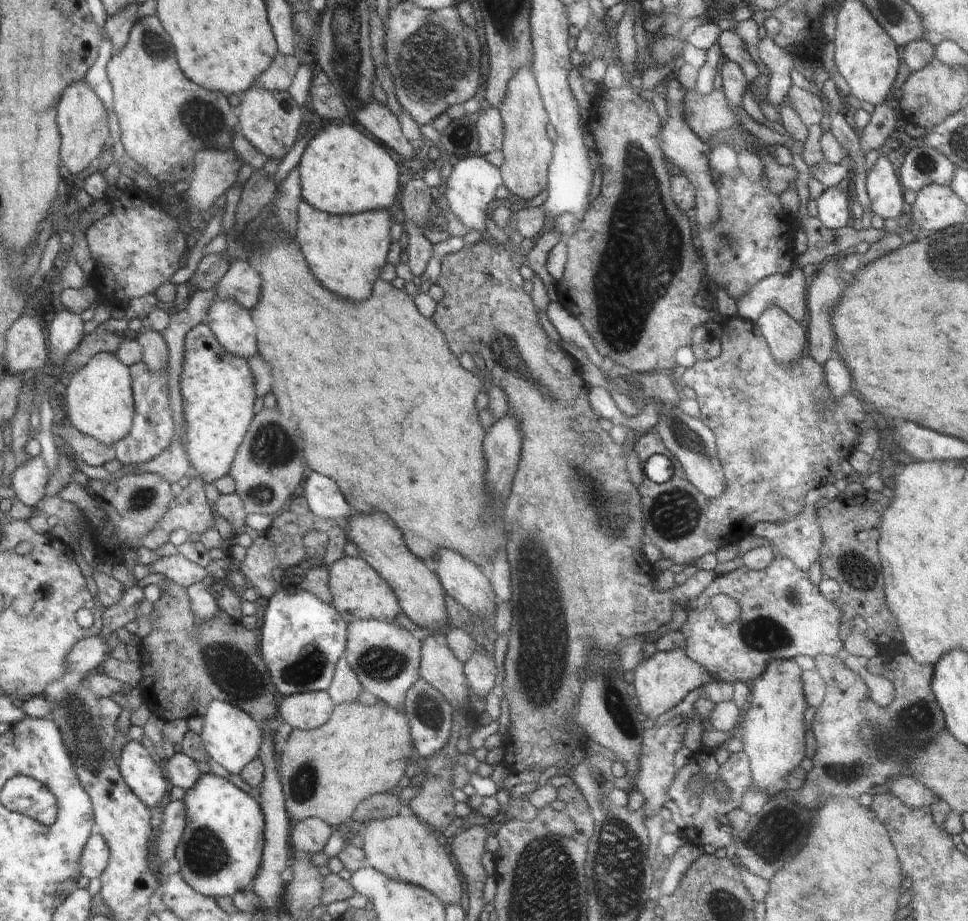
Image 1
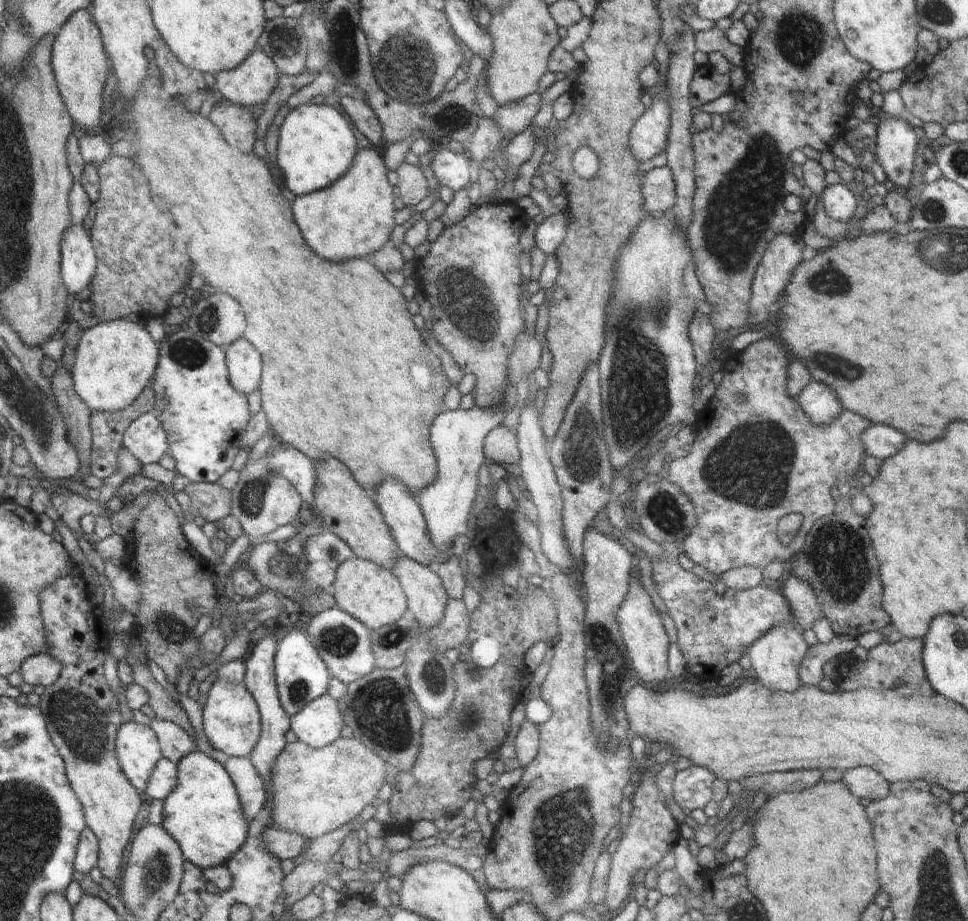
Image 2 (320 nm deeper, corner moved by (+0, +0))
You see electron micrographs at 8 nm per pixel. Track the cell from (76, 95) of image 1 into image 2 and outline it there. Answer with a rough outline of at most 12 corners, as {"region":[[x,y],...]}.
{"region":[[88,9],[53,40],[53,73],[79,132],[102,114],[111,60]]}

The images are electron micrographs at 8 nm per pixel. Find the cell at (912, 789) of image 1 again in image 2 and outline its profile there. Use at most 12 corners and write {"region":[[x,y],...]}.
{"region":[[872,768],[844,771],[860,798],[888,800],[890,783]]}

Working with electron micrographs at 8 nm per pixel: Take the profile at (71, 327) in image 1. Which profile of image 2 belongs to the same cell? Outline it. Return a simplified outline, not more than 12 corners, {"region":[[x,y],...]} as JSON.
{"region":[[82,224],[62,242],[61,275],[73,296],[96,272],[96,252]]}

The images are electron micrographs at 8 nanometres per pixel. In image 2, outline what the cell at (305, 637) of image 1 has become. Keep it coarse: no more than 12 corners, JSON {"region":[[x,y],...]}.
{"region":[[299,619],[275,662],[288,715],[326,694],[331,676]]}

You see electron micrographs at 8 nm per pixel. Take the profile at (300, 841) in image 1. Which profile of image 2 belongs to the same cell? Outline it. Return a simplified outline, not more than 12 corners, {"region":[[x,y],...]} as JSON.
{"region":[[268,827],[263,850],[299,861],[307,844],[298,833]]}

